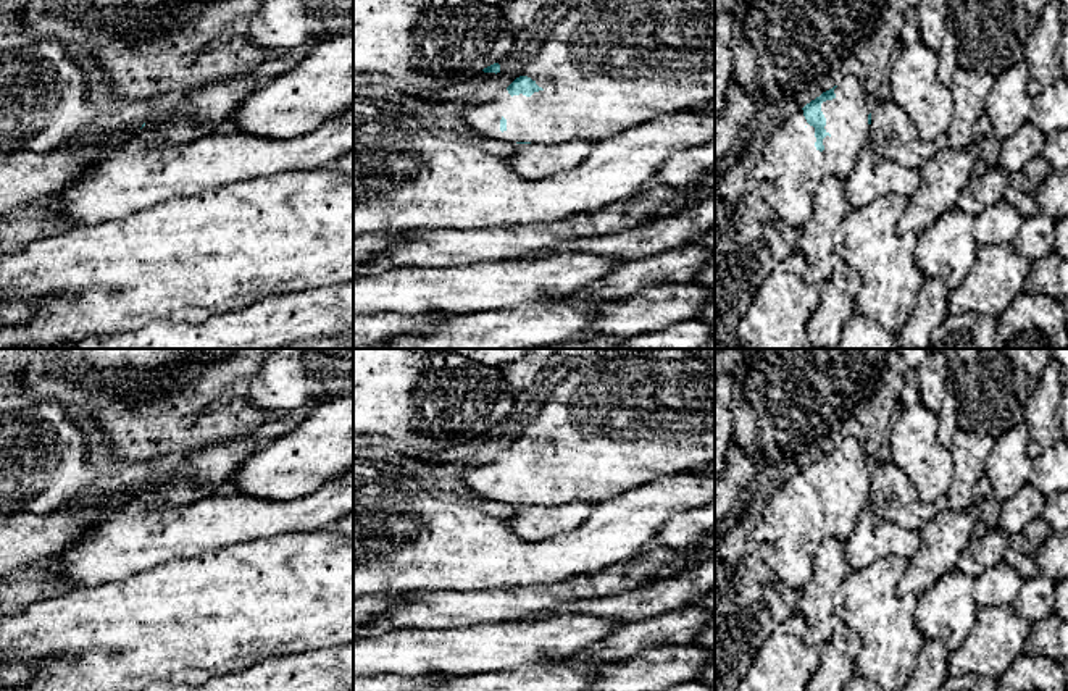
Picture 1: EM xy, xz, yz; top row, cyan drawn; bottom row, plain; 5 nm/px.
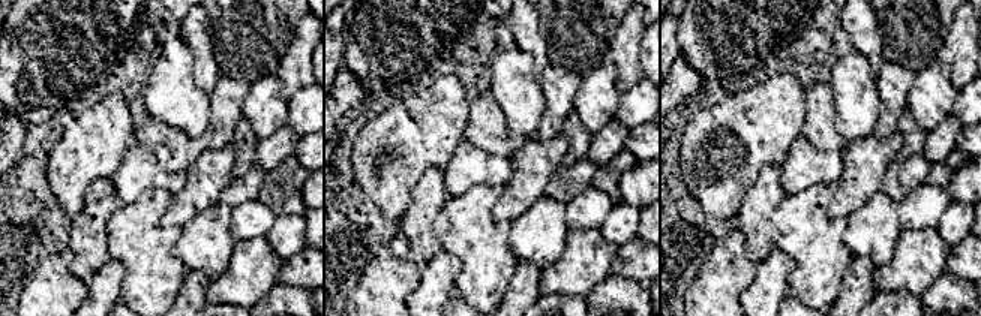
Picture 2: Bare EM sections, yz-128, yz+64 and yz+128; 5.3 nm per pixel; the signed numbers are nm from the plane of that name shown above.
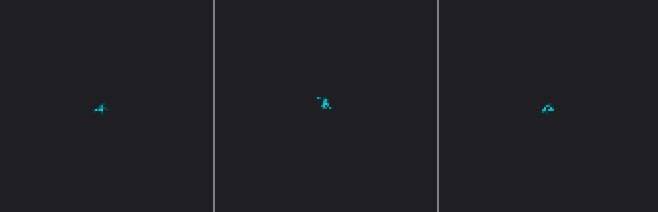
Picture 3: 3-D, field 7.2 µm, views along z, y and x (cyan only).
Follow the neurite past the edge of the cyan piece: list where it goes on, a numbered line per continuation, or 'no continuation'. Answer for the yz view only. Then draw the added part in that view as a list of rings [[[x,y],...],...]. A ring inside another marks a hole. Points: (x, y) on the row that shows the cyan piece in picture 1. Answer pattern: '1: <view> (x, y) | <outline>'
1: yz (789, 170) | [[[849,74],[837,82],[834,94],[836,97],[832,100],[826,100],[821,103],[821,111],[826,118],[824,129],[828,132],[828,136],[823,139],[823,152],[815,147],[815,128],[807,123],[803,110],[795,108],[794,111],[786,111],[784,116],[778,121],[778,126],[774,128],[771,136],[765,139],[765,150],[755,163],[753,176],[758,182],[760,194],[763,200],[778,213],[779,220],[786,226],[802,229],[811,216],[811,199],[821,179],[826,176],[837,176],[844,181],[855,168],[855,161],[861,149],[868,145],[868,115],[871,111],[873,102],[868,98],[865,87],[858,81],[858,77]]]

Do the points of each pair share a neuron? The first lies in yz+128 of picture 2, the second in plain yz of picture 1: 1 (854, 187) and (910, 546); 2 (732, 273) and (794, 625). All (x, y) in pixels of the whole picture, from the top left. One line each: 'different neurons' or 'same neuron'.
1: different neurons
2: same neuron

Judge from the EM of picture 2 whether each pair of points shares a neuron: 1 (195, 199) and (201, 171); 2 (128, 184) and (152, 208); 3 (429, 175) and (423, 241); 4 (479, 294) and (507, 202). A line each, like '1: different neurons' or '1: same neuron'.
1: same neuron
2: different neurons
3: same neuron
4: different neurons

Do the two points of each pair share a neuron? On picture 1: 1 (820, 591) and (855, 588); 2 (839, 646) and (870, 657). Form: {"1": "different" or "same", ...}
{"1": "different", "2": "different"}

